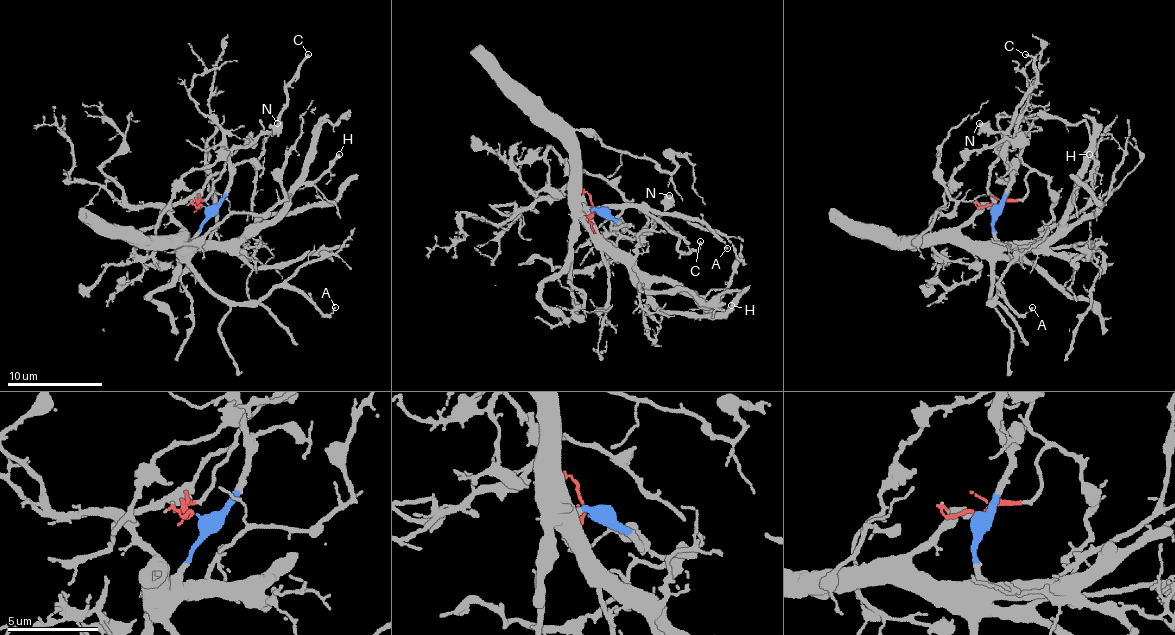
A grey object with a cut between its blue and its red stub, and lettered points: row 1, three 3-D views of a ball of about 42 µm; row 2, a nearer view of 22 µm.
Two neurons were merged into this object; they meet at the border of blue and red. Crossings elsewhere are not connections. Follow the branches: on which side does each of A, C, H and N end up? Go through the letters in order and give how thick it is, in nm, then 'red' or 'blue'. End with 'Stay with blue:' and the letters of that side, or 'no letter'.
A: calibre 90 nm; blue
C: calibre 150 nm; red
H: calibre 260 nm; blue
N: calibre 360 nm; red
Stay with blue: A, H

